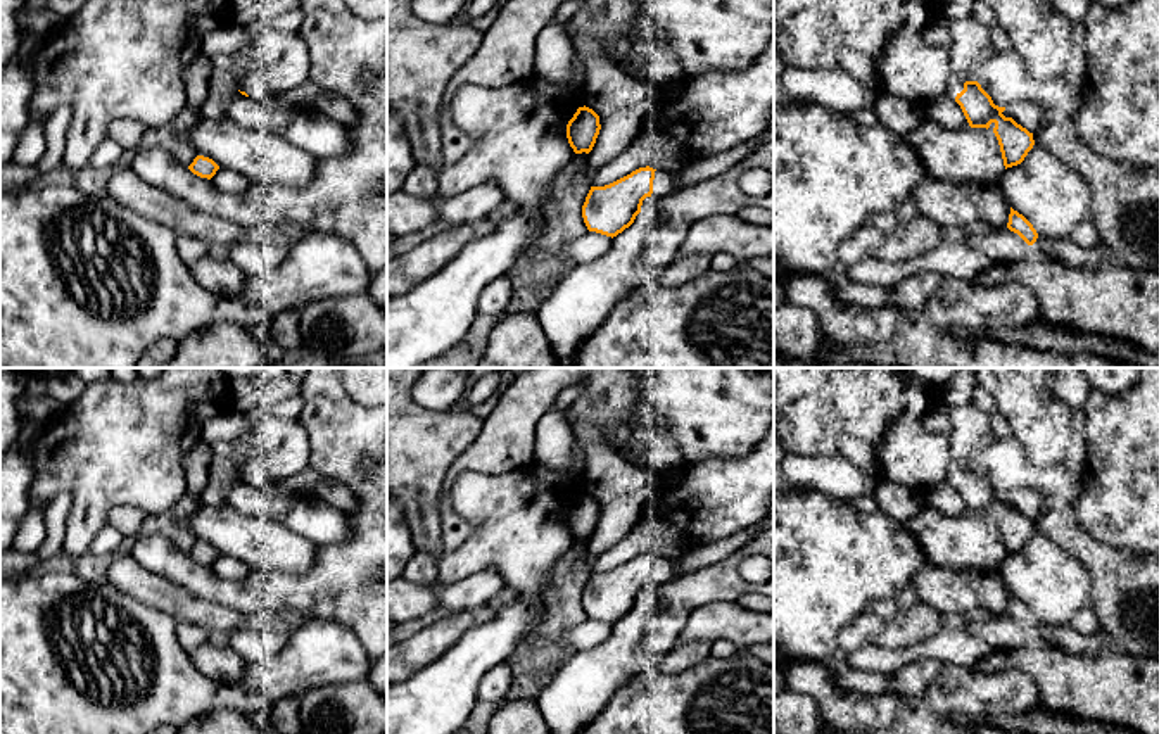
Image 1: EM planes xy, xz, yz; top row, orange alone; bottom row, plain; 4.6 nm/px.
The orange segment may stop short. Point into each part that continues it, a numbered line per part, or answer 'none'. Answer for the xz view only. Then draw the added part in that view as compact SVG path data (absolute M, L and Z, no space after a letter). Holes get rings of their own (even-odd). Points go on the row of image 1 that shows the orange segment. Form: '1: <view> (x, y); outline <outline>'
1: xz (664, 183); outline M656 169L653 180L653 199L660 199L675 190L675 173Z

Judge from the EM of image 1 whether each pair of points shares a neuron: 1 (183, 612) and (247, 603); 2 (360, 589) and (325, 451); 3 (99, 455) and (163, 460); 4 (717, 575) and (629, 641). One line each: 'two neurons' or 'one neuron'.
1: two neurons
2: one neuron
3: one neuron
4: two neurons

